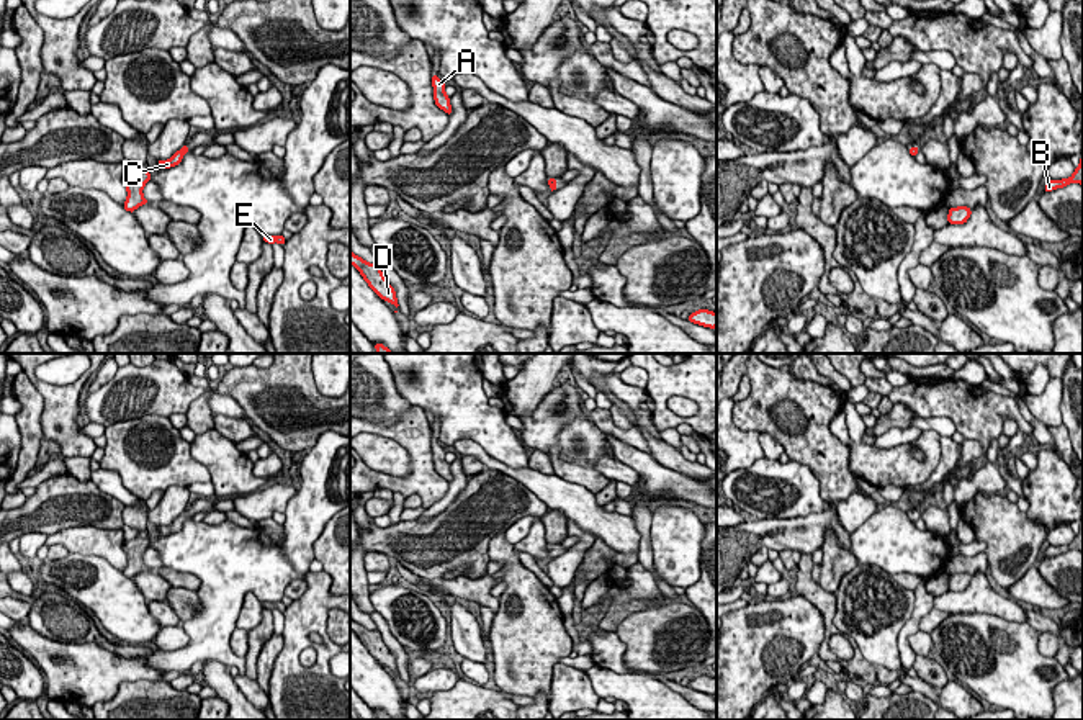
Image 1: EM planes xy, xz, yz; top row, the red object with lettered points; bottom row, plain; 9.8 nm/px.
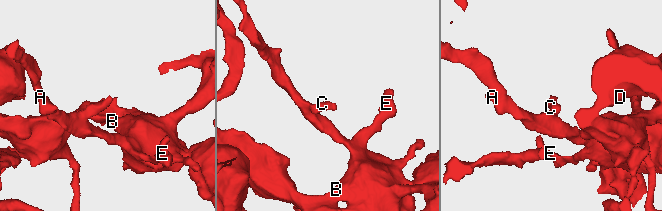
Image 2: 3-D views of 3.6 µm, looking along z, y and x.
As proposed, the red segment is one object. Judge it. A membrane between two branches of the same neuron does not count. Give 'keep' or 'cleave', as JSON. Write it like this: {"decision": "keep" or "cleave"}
{"decision": "keep"}

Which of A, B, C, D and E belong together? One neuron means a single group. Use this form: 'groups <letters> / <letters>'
groups A B C D E

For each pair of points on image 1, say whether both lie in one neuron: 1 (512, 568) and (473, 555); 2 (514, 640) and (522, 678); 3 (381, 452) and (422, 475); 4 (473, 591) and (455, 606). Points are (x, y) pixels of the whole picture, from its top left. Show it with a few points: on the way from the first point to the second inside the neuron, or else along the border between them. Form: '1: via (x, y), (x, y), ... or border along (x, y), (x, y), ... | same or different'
1: border along (503, 530), (489, 542), (488, 558) | different
2: via (522, 650), (522, 668) | same
3: border along (386, 436), (409, 454), (411, 475), (408, 478) | different
4: border along (426, 583), (453, 594), (460, 601) | different

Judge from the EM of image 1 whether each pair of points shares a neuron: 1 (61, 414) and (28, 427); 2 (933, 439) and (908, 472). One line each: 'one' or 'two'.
1: two
2: one

